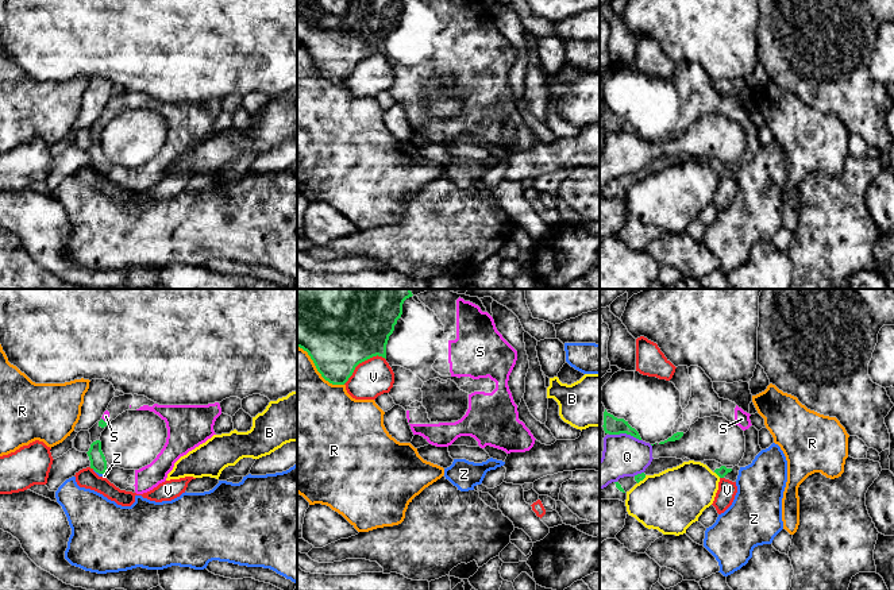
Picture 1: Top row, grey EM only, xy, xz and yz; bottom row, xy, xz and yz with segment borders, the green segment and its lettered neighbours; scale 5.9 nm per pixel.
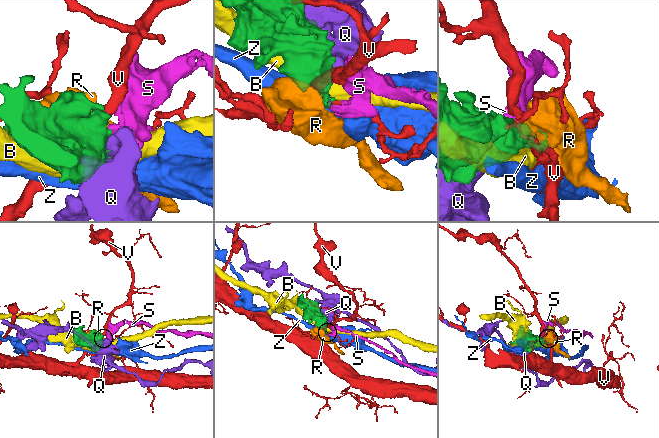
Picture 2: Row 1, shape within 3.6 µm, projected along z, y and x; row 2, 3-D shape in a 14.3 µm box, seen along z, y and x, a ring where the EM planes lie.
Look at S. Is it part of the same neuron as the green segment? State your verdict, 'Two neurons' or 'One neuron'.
One neuron

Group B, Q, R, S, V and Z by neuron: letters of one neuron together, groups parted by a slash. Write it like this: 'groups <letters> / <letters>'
groups B / Q / R / S / V / Z

